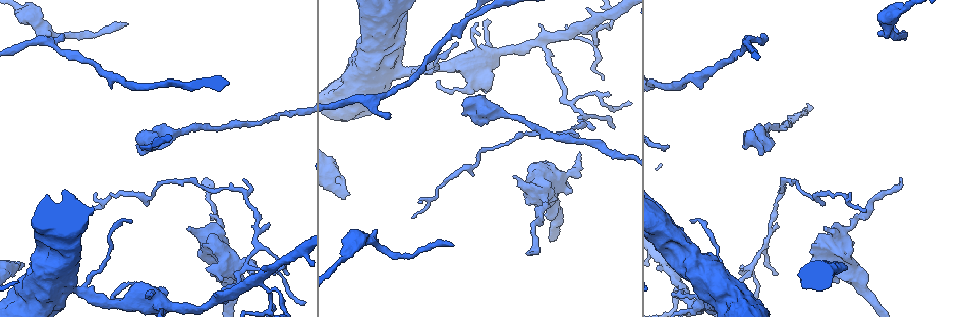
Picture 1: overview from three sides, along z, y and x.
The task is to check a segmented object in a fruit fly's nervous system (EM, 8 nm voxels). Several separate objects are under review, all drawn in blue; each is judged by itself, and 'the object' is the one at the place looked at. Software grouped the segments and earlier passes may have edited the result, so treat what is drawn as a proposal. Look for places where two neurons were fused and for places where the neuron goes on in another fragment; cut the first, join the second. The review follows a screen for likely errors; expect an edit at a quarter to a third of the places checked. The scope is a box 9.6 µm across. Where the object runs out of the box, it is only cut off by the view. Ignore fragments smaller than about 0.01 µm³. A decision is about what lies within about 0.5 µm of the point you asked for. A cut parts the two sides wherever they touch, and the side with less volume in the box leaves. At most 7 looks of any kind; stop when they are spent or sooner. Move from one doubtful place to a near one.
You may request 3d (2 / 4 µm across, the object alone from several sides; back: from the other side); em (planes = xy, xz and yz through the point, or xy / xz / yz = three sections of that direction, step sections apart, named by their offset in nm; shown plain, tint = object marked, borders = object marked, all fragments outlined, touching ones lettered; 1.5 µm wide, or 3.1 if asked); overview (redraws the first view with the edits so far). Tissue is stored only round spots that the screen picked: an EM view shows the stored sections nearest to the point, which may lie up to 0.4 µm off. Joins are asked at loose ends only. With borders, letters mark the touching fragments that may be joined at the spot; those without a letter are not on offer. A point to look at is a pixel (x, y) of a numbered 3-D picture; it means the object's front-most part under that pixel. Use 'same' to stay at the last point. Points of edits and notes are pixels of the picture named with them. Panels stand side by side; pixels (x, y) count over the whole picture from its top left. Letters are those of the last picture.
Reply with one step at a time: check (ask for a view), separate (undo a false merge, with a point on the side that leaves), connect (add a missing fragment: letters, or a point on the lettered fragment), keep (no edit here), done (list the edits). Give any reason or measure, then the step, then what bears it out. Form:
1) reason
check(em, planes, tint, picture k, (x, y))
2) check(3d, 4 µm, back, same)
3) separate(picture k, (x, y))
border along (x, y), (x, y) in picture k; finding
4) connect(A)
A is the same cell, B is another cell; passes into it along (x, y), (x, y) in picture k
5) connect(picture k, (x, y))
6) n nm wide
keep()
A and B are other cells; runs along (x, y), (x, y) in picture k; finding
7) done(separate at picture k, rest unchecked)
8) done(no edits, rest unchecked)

free end
check(em, xy, step 4, tint, picture 1, (362, 27))

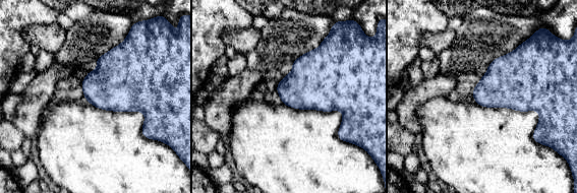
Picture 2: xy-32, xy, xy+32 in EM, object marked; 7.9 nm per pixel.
cut it another way
check(em, planes, borders, same)

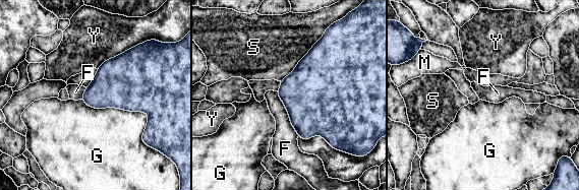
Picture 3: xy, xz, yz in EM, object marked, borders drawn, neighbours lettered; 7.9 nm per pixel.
G touches over 650 nm
keep()
F, G, M, S and Y are other cells; border along (276, 91), (298, 135) in picture 3; none of them fits

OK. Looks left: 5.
free end
check(3d, 4 µm, picture 1, (579, 152))

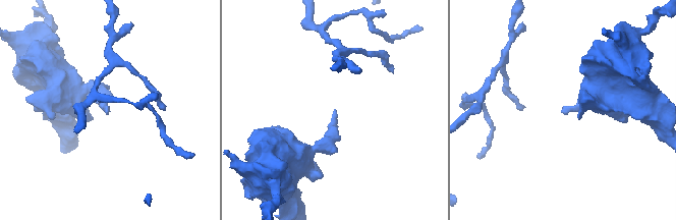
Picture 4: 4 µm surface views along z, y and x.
shape alone is not enough
check(em, yz, step 4, borders, picture 4, (565, 114))

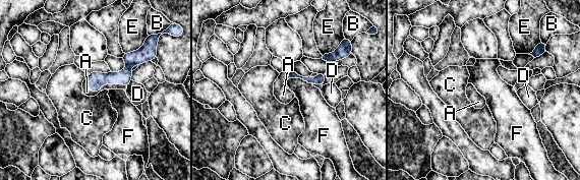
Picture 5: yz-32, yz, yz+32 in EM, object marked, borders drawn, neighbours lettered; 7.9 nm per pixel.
A touches over 340 nm
connect(picture 5, (86, 92))
A is the same cell, B, C, D, E and F are other cells; the neuron continues

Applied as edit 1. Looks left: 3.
check(overview)

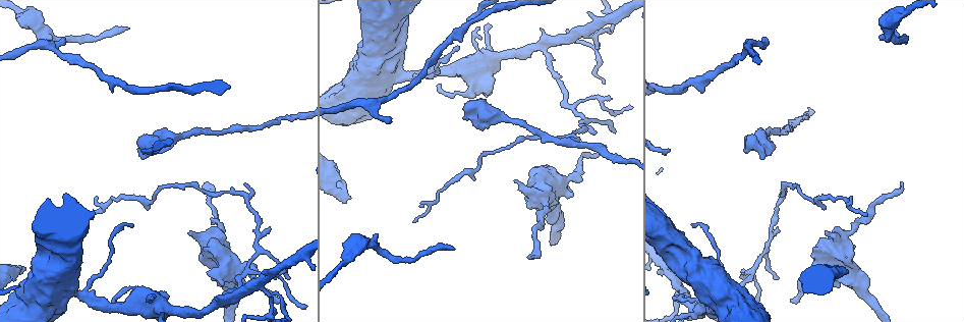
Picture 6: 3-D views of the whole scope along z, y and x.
thin arm on a thick one
check(em, planes, tint, picture 6, (544, 201))

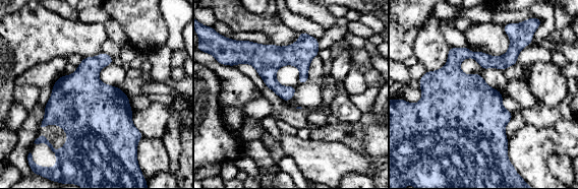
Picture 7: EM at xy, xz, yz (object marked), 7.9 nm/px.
check(em, planes, borders, same)

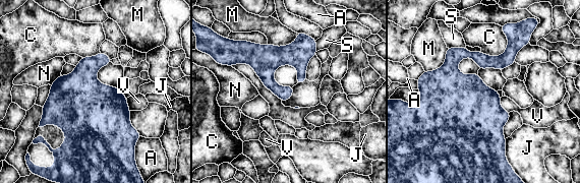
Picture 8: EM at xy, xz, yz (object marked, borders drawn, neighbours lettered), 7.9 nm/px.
440 nm wide
keep()
A, C, J, M, N, S and V are other cells; border along (501, 97), (501, 106), (509, 112) in picture 8; all the same neuron

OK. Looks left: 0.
done(connect at picture 5, rest unchecked)

